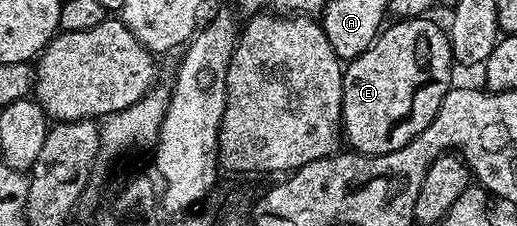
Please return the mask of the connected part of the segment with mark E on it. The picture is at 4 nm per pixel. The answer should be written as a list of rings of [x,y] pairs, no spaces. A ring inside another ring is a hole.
[[[400,18],[389,23],[376,40],[358,58],[347,61],[344,68],[344,89],[342,90],[341,122],[342,136],[347,147],[362,156],[381,156],[394,150],[402,150],[438,114],[442,98],[453,87],[452,47],[448,41],[447,31],[439,28],[429,18]]]

